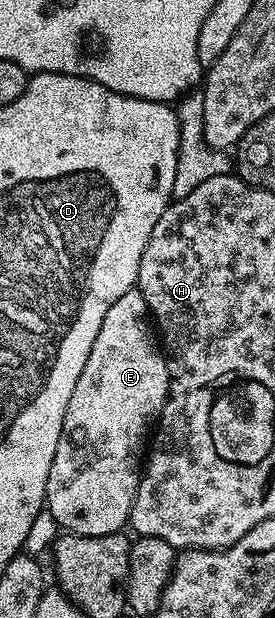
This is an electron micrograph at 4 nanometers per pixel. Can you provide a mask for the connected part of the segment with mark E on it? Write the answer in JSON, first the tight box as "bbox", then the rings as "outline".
{"bbox":[44,288,170,534],"outline":[[[137,288],[124,292],[104,315],[104,324],[100,324],[92,352],[88,352],[88,361],[84,363],[84,372],[80,372],[80,380],[76,380],[76,388],[72,388],[72,400],[68,400],[68,412],[64,412],[60,444],[56,444],[56,456],[52,456],[52,468],[48,472],[44,503],[59,527],[71,534],[117,534],[130,521],[148,439],[162,413],[170,387],[166,355],[156,341],[147,314],[146,301]]]}

